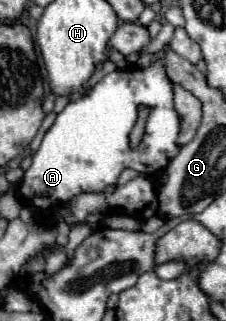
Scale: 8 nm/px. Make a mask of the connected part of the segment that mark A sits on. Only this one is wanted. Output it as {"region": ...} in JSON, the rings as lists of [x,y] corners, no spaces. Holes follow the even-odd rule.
{"region":[[[160,61],[148,69],[116,69],[98,81],[86,97],[68,103],[64,111],[58,113],[18,185],[18,199],[38,209],[50,209],[58,203],[68,203],[80,193],[104,191],[116,183],[126,167],[144,175],[158,175],[178,153],[178,131],[180,117],[176,117],[172,105],[172,83],[164,81]],[[140,107],[148,107],[150,111],[144,137],[140,145],[132,149],[128,135],[138,119]]]}

